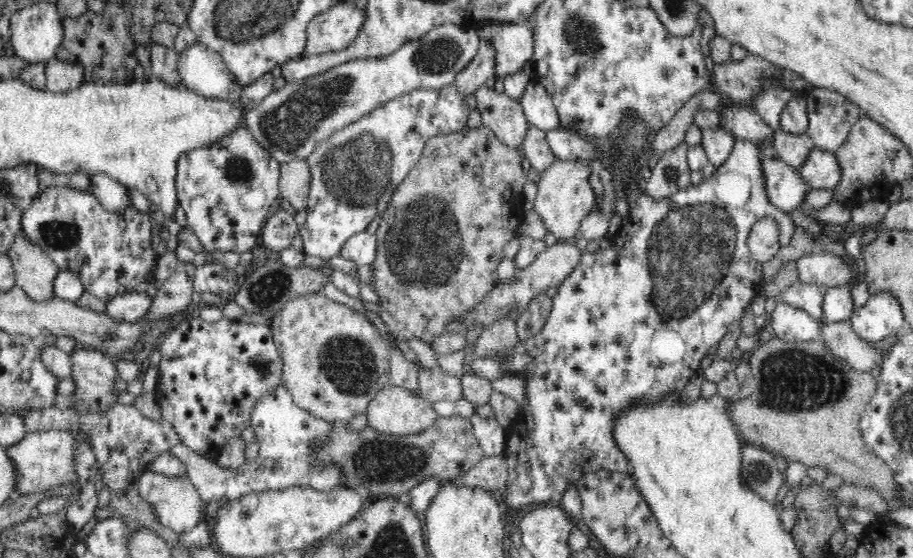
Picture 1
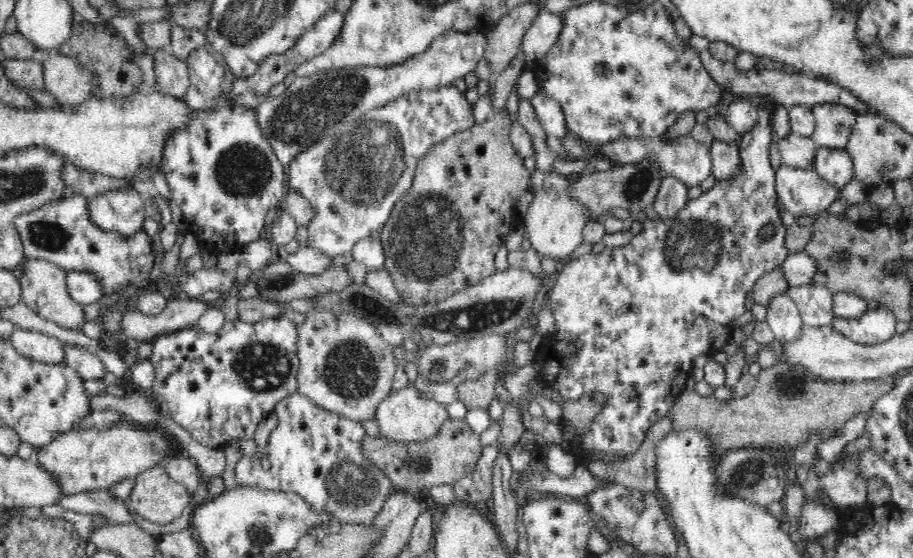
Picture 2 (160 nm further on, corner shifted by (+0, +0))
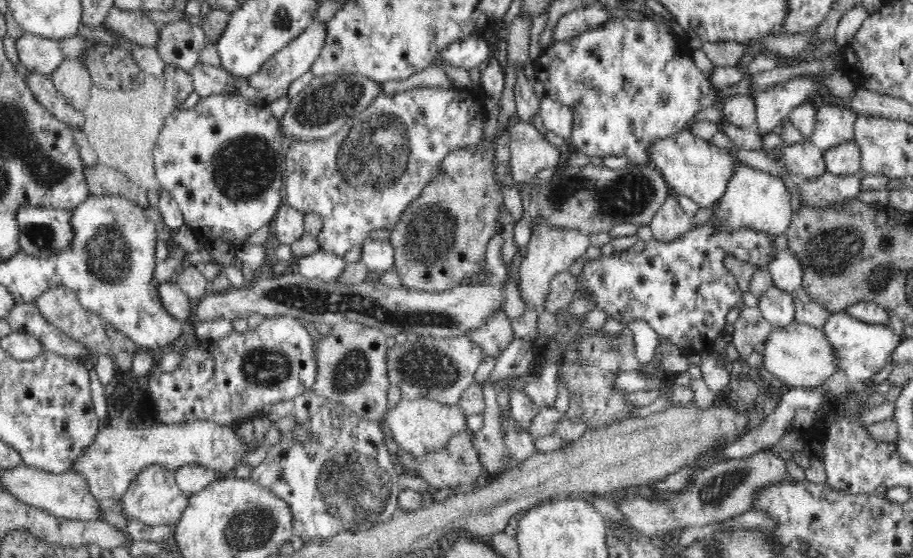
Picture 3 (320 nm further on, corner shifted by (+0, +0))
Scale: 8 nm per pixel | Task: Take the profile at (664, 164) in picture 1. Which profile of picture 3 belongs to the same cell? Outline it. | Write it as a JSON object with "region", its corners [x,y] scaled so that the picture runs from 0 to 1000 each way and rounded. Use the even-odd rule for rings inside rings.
{"region":[[[735,344],[724,366],[711,405],[721,432],[737,432],[754,414],[758,400],[743,367],[738,346]]]}

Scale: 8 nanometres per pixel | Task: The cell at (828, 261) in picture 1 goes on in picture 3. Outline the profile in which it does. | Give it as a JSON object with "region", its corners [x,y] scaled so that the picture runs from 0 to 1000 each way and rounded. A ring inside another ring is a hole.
{"region":[[[865,446],[851,453],[837,478],[843,486],[848,513],[862,525],[872,522],[878,507],[878,475]]]}

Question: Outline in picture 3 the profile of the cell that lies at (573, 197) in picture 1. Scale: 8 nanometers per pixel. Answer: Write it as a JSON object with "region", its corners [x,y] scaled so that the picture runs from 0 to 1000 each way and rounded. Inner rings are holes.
{"region":[[[591,403],[585,410],[576,455],[568,477],[567,518],[574,545],[588,561],[595,557],[598,532],[602,523],[604,502],[610,491],[628,482],[641,464],[642,448],[646,439],[645,423],[631,410],[611,410],[602,403]]]}

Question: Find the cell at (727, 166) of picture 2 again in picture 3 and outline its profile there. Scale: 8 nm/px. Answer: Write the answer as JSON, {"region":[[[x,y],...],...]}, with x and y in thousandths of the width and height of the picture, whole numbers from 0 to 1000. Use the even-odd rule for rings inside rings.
{"region":[[[811,290],[807,306],[798,323],[793,351],[782,373],[782,392],[784,410],[792,412],[793,418],[805,418],[811,410],[828,410],[841,419],[843,427],[850,427],[863,412],[867,382],[865,344],[854,317],[824,303]]]}

